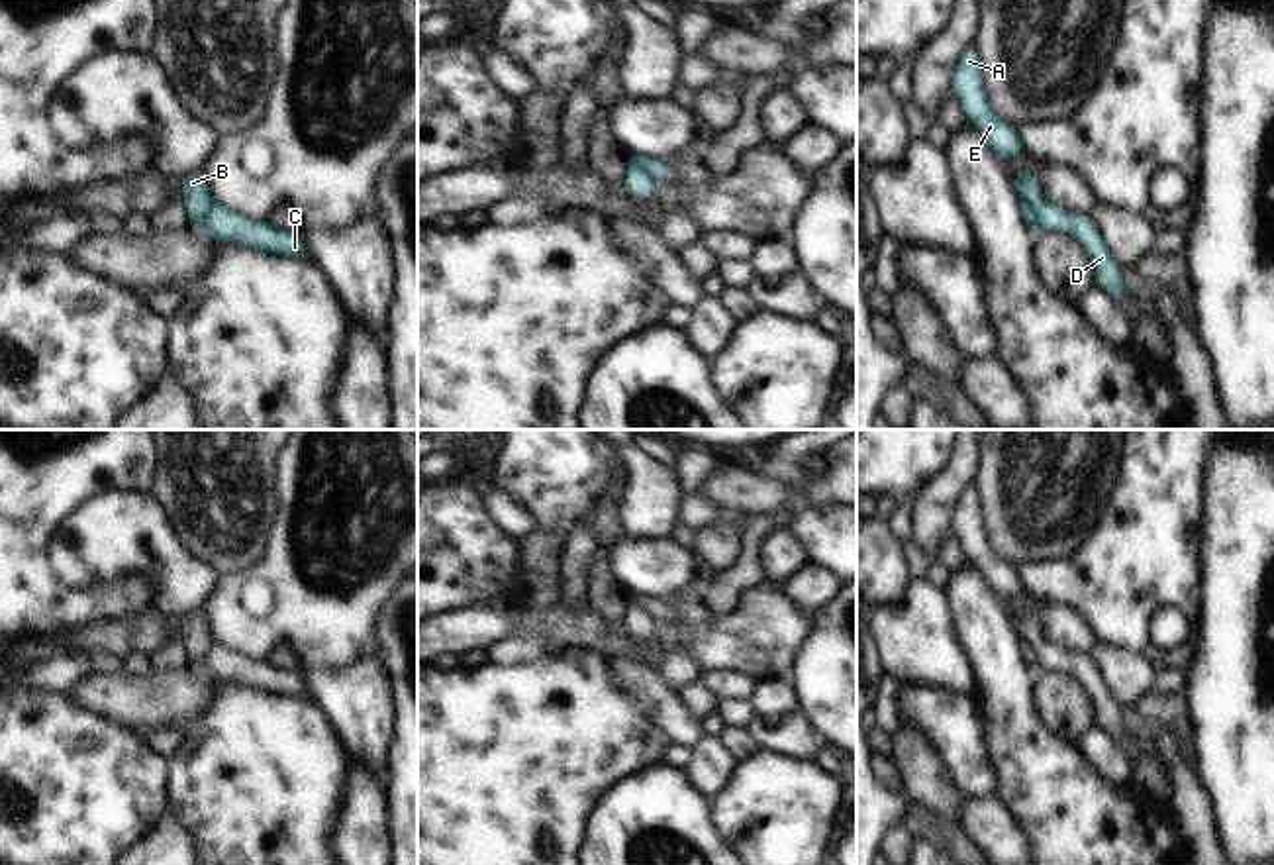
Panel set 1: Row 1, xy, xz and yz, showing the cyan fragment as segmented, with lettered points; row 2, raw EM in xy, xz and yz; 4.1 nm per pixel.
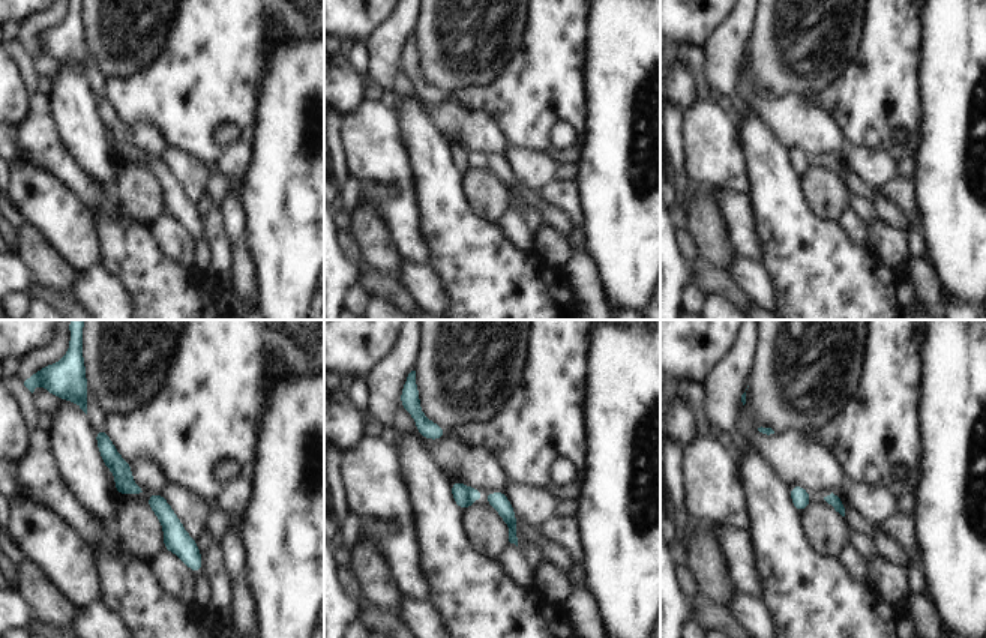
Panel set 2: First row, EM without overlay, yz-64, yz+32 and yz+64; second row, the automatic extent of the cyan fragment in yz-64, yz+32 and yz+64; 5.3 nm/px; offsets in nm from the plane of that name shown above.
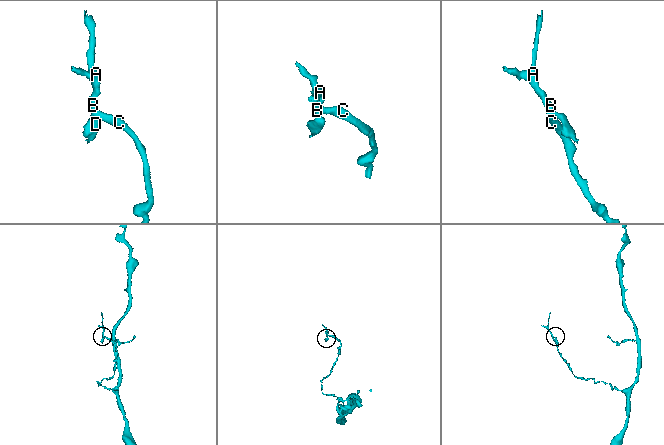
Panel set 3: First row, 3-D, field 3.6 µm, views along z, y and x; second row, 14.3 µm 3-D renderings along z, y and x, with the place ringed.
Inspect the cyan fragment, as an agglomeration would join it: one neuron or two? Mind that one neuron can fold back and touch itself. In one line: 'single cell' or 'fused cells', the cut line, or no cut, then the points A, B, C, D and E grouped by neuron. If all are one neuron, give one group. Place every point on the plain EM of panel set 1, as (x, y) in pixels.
fused cells; cut yz (1022, 638), (1049, 663); groups A B D E / C

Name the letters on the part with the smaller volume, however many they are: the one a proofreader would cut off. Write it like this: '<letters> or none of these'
A, B, D, E

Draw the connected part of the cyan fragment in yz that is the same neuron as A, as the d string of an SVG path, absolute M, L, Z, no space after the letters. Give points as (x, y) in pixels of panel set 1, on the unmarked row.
M976 483L968 484L960 494L953 512L951 530L960 549L970 557L998 598L1017 598L1023 583L1017 569L996 557L988 543Z

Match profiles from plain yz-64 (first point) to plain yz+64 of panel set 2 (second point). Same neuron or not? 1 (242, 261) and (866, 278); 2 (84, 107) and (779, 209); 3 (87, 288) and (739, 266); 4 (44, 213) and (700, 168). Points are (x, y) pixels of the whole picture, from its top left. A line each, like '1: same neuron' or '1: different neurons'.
1: different neurons
2: same neuron
3: same neuron
4: different neurons

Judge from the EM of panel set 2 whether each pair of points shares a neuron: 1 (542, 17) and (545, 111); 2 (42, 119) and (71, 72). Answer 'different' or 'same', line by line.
1: same
2: different

